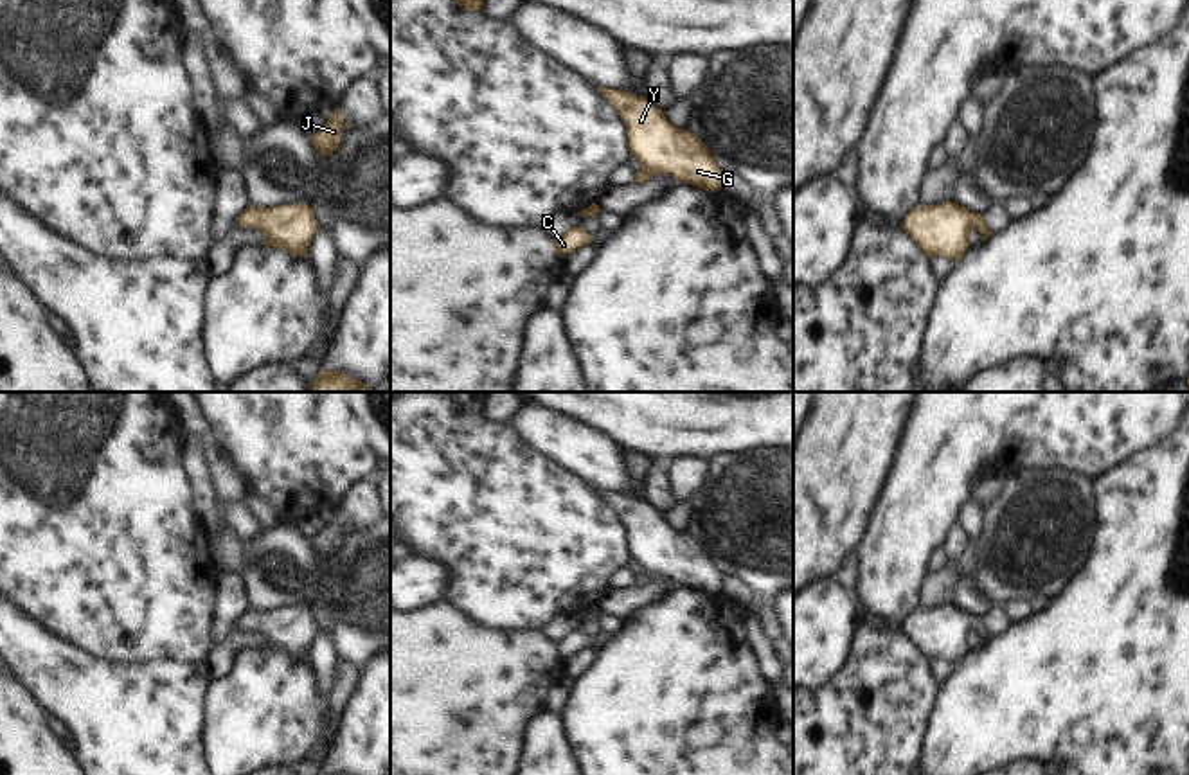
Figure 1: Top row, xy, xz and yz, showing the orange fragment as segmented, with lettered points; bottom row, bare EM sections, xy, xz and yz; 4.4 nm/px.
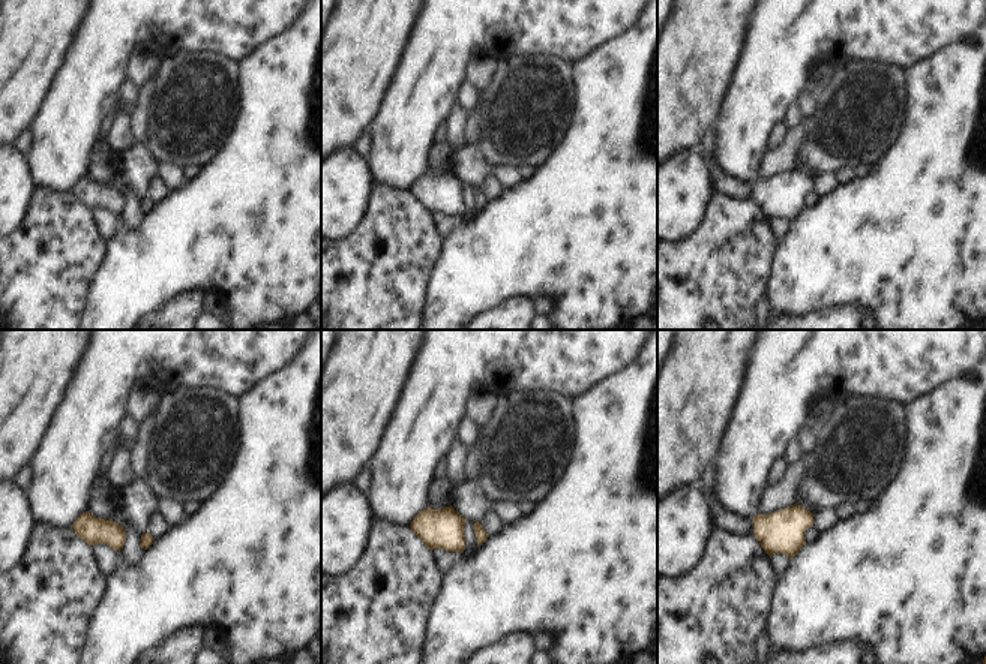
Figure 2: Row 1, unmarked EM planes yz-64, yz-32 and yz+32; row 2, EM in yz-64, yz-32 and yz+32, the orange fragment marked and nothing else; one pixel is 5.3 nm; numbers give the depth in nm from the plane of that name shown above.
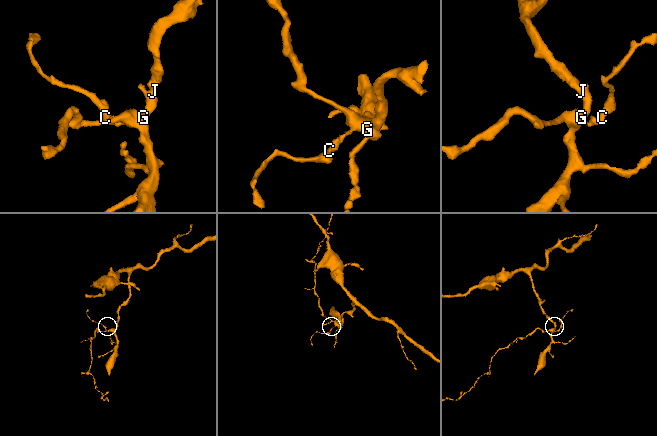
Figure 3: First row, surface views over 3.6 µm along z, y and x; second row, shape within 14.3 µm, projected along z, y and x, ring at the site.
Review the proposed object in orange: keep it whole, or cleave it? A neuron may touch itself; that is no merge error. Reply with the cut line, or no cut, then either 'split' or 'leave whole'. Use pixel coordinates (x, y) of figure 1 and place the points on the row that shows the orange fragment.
no cut | leave whole

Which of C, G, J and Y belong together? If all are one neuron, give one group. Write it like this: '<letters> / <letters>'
C G J Y

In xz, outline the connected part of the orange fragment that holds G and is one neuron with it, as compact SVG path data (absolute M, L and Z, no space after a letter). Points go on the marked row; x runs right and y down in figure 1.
M604 86L595 90L626 126L630 155L642 165L635 182L644 183L653 173L662 173L703 191L721 191L723 171L698 137L669 124L662 110L642 95Z

